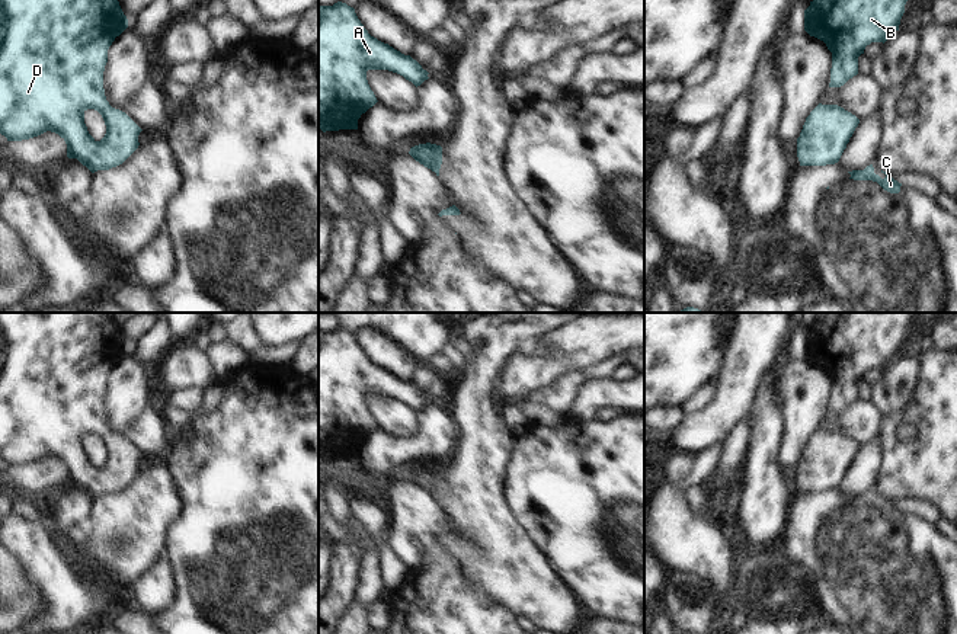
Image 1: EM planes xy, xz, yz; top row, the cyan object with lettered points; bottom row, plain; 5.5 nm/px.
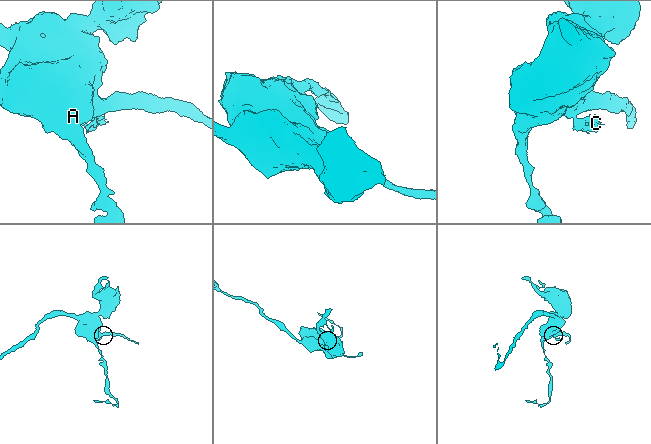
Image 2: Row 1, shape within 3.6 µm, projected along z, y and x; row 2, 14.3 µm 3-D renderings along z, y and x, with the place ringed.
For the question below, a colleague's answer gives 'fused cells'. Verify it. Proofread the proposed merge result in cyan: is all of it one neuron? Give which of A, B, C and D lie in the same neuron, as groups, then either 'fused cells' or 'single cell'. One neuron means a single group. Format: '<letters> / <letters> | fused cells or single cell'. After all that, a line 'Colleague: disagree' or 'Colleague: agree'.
A B D / C | fused cells
Colleague: agree

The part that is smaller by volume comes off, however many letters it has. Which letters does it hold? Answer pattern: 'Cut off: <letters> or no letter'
Cut off: C

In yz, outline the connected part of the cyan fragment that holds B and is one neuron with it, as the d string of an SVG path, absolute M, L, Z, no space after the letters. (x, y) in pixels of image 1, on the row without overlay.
M829 313L819 318L804 336L804 356L820 366L832 378L832 394L829 413L841 413L858 400L858 382L871 368L886 368L889 362L899 356L905 330L910 323L912 313Z

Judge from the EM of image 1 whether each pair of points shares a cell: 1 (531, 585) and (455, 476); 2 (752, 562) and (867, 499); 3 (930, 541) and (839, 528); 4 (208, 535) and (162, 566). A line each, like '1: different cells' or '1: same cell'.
1: same cell
2: different cells
3: same cell
4: different cells

